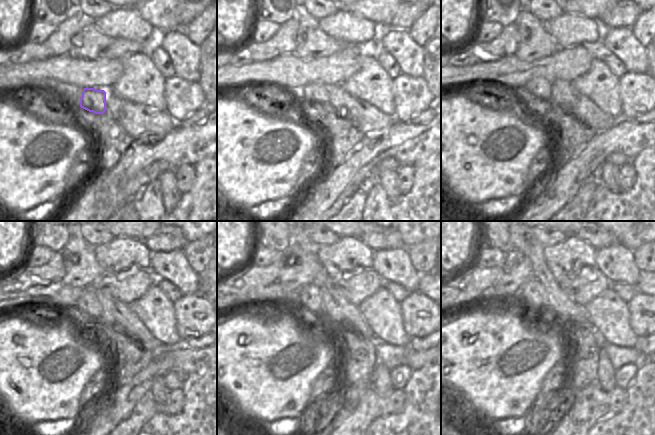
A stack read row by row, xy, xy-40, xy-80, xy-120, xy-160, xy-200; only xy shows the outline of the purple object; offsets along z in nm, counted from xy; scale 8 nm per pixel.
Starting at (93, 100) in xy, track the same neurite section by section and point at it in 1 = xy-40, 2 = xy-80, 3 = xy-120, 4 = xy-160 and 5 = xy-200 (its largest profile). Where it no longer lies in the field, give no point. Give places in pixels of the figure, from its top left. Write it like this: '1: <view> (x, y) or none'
1: xy-40 (311, 92)
2: xy-80 (539, 87)
3: xy-120 (88, 303)
4: xy-160 (310, 298)
5: xy-200 (533, 296)

